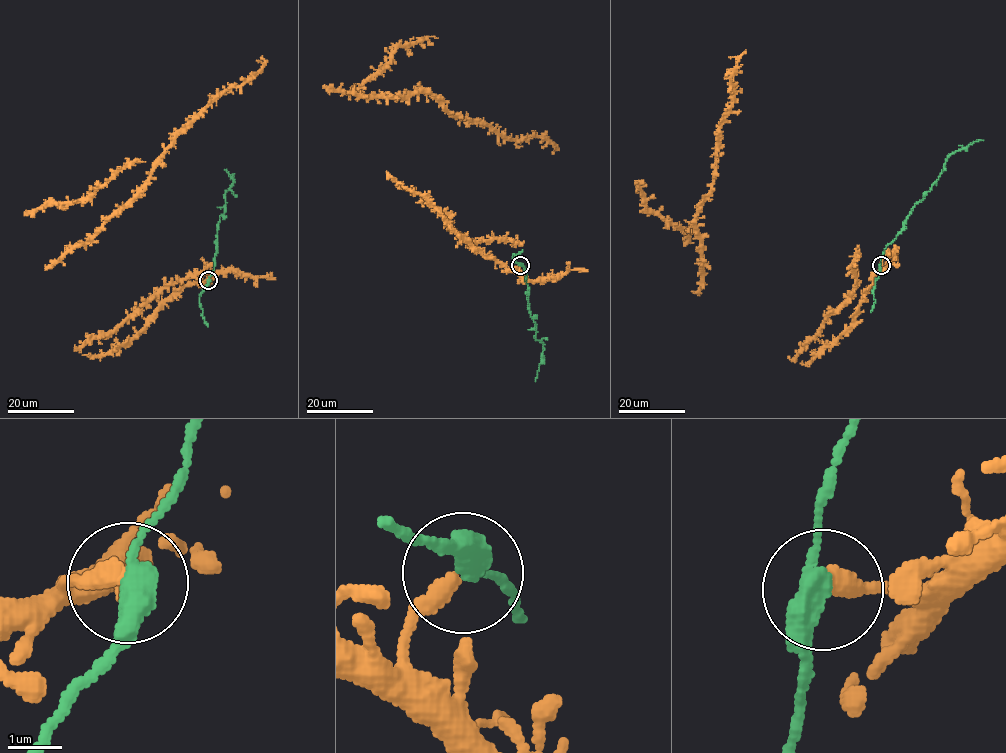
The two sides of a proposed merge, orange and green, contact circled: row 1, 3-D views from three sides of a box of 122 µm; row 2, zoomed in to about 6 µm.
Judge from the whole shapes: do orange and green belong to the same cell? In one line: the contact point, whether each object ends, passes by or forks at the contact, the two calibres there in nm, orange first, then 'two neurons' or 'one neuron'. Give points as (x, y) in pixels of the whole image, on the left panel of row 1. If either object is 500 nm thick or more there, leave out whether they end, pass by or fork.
at (208, 280); orange ends there; green passes by; 360 nm thick on the orange side, 400 nm on the other; one neuron

